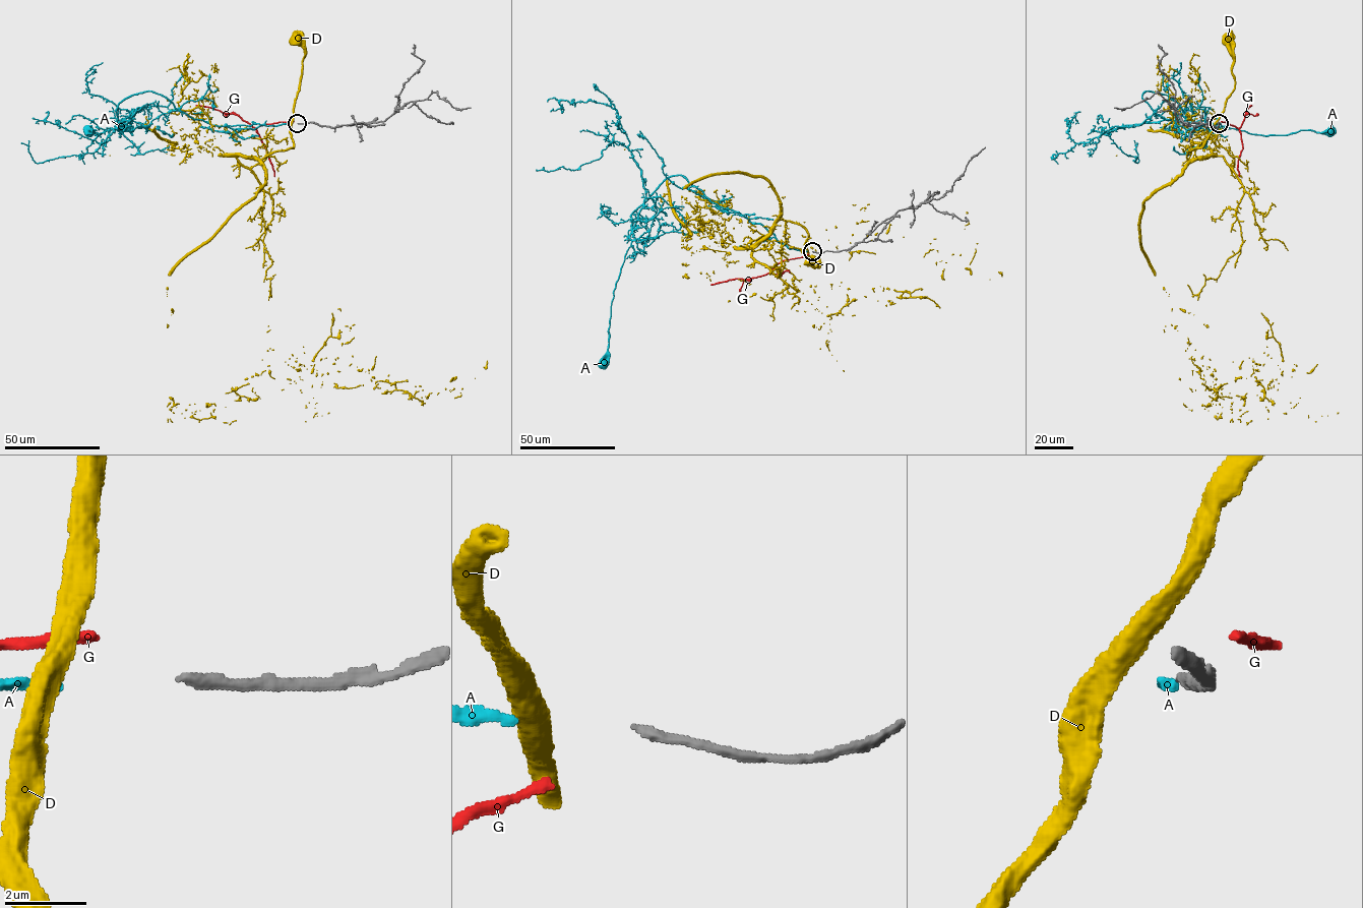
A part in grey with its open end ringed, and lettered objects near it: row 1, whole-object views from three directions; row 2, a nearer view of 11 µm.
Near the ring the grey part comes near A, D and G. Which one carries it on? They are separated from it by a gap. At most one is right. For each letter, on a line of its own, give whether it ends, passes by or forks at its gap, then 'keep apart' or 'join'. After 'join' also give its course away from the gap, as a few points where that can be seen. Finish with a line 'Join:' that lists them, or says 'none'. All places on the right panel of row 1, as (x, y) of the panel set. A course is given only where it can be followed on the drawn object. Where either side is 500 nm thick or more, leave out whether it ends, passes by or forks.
A: it ends; join; course (1218, 123), (1186, 129), (1158, 114), (1142, 95), (1168, 95), (1194, 123), (1209, 128), (1264, 135), (1330, 132)
D: keep apart
G: it ends; keep apart
Join: A

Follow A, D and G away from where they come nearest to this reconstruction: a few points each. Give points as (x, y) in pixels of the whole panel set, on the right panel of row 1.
A: (1218, 123), (1186, 129), (1158, 114), (1142, 95), (1168, 95), (1194, 123), (1209, 128), (1264, 135), (1330, 132)
D: (1217, 120), (1235, 84), (1233, 48), (1229, 39)
G: (1221, 121), (1238, 128), (1251, 105)

